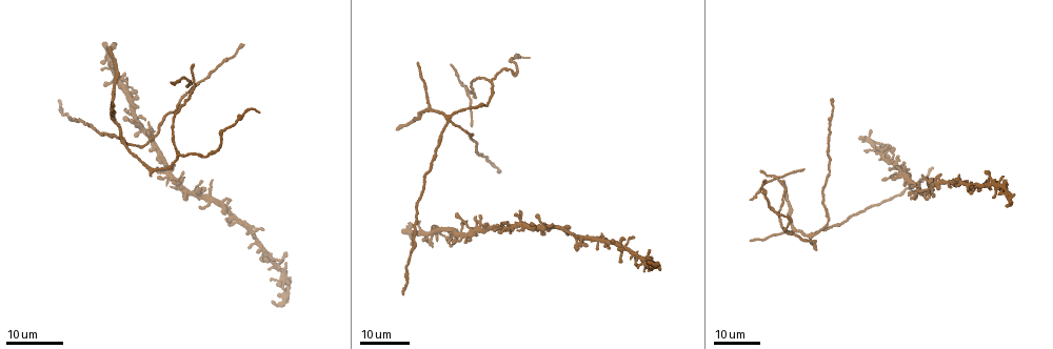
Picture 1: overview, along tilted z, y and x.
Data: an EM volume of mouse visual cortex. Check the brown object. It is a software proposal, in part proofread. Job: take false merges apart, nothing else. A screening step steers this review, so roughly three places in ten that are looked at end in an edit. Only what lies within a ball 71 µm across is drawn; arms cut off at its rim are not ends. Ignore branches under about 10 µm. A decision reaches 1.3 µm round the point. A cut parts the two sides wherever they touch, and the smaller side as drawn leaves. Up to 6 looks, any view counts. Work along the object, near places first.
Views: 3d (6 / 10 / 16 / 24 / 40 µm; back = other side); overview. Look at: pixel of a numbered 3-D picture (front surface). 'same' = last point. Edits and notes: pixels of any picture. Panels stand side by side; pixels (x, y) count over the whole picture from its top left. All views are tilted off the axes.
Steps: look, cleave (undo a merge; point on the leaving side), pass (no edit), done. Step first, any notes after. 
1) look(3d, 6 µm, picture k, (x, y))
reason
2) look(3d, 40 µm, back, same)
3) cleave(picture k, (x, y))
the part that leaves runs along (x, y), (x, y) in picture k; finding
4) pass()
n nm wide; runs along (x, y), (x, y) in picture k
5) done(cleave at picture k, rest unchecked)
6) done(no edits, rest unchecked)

look(3d, 16 µm, picture 1, (493, 79))
arms part here

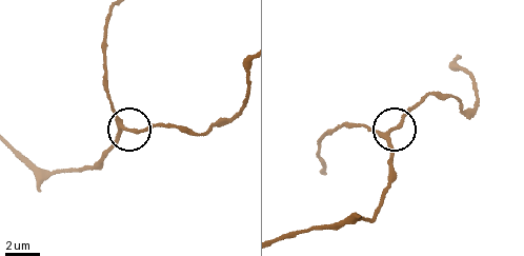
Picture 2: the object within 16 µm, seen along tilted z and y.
look(3d, 6 µm, picture 2, (385, 131))

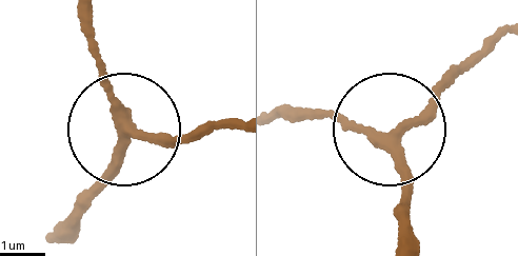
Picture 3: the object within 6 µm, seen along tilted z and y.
pass()
3 arms; runs along (53, 222), (119, 165), (130, 133), (179, 138), (235, 125) in picture 3; all the same cell

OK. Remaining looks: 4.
look(3d, 24 µm, picture 1, (195, 85))
three-way junction

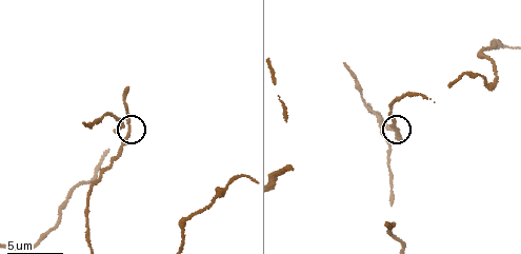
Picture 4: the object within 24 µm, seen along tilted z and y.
look(3d, 10 µm, picture 4, (129, 128))

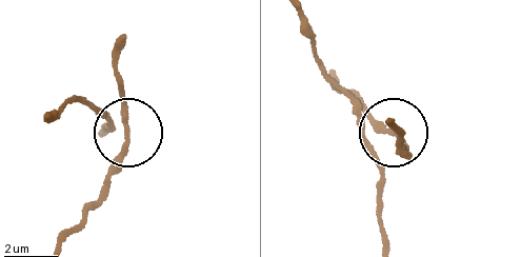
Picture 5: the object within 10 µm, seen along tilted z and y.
pass()
160 nm wide; one cell here

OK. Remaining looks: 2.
look(3d, 16 µm, picture 1, (124, 144))

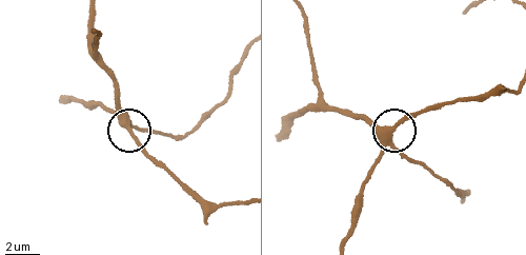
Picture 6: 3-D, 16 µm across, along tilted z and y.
look(3d, 10 µm, picture 6, (388, 131))
zoom in

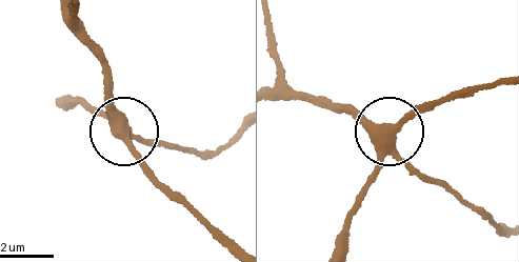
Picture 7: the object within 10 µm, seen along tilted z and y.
pass()
runs along (339, 246), (384, 133), (322, 104) in picture 7; one cell here

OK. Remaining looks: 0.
done(no edits, rest unchecked)

